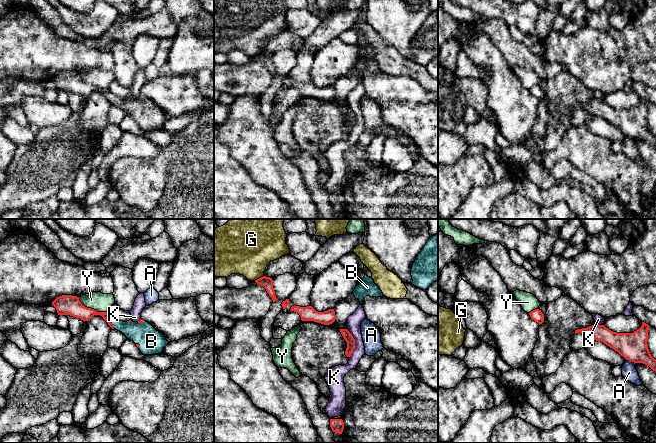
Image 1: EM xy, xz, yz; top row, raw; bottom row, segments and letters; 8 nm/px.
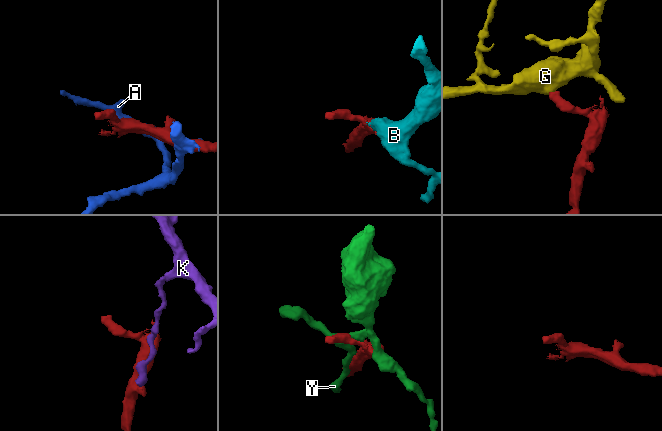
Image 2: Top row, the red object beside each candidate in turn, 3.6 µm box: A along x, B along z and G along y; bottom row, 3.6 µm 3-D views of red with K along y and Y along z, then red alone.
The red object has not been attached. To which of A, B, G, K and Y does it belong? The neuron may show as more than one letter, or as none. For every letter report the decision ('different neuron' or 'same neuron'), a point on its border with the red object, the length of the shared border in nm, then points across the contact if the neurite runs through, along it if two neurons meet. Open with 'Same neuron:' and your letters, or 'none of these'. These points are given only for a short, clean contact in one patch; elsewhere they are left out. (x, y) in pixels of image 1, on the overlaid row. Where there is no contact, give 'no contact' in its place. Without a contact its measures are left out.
Same neuron: B
A: different neuron; contact yz (630, 360); length 80 nm
B: same neuron; contact xy (111, 324); length 80 nm
G: different neuron; contact xz (259, 278); length 90 nm; border xz (263, 275), (254, 280)
K: different neuron; contact xz (354, 343); length 240 nm
Y: different neuron; contact xy (92, 309); length 260 nm

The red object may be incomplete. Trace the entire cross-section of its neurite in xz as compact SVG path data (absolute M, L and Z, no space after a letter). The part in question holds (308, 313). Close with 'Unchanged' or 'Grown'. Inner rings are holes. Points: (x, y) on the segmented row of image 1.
M294 305L291 307L290 311L298 313L302 321L314 321L324 325L330 325L336 319L334 309L318 312L312 306L300 307Z. Unchanged

